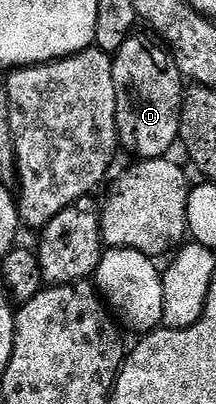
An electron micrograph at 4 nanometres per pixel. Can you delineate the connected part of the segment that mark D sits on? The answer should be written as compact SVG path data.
M135 34L128 38L128 42L124 42L124 46L120 46L120 50L113 53L112 59L114 65L112 66L112 78L116 82L116 126L118 127L118 143L123 149L127 148L132 155L138 156L139 161L144 160L161 160L163 158L169 157L170 147L175 143L176 145L180 140L180 122L182 121L182 102L184 99L184 77L182 72L176 66L173 56L170 55L165 44L162 43L161 39L155 38L153 35L145 34L146 36L141 36L141 34Z

